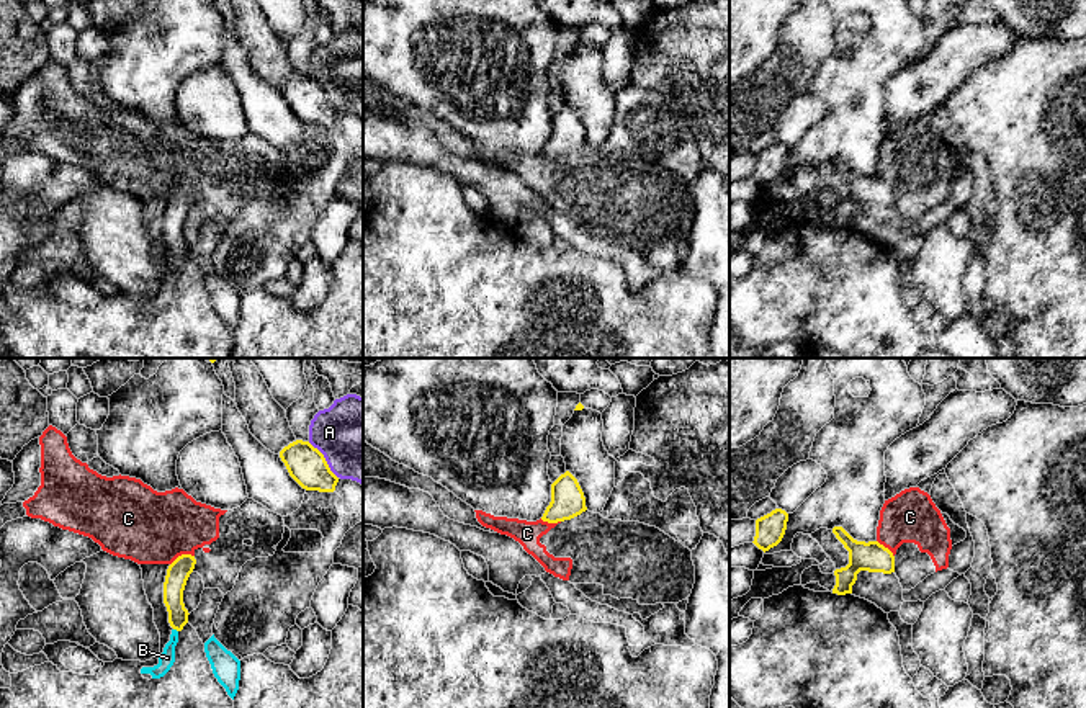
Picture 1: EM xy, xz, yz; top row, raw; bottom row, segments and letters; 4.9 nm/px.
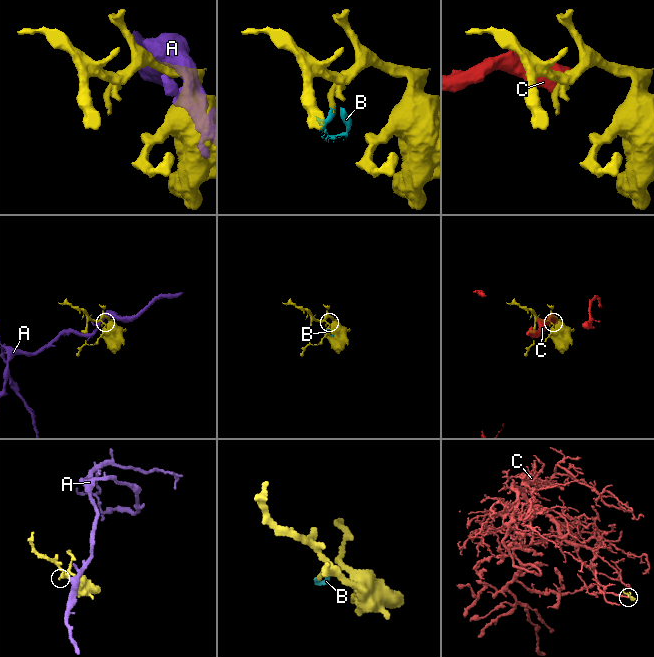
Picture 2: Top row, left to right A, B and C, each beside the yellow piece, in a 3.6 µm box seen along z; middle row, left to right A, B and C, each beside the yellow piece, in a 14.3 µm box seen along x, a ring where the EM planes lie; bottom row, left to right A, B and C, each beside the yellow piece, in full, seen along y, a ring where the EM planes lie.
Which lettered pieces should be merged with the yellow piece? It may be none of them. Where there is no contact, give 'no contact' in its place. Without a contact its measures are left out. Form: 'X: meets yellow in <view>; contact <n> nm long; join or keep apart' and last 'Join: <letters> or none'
A: meets yellow in xy; contact 240 nm long; keep apart
B: meets yellow in xy; contact 30 nm long; join
C: meets yellow in xy; contact 130 nm long; keep apart
Join: B

